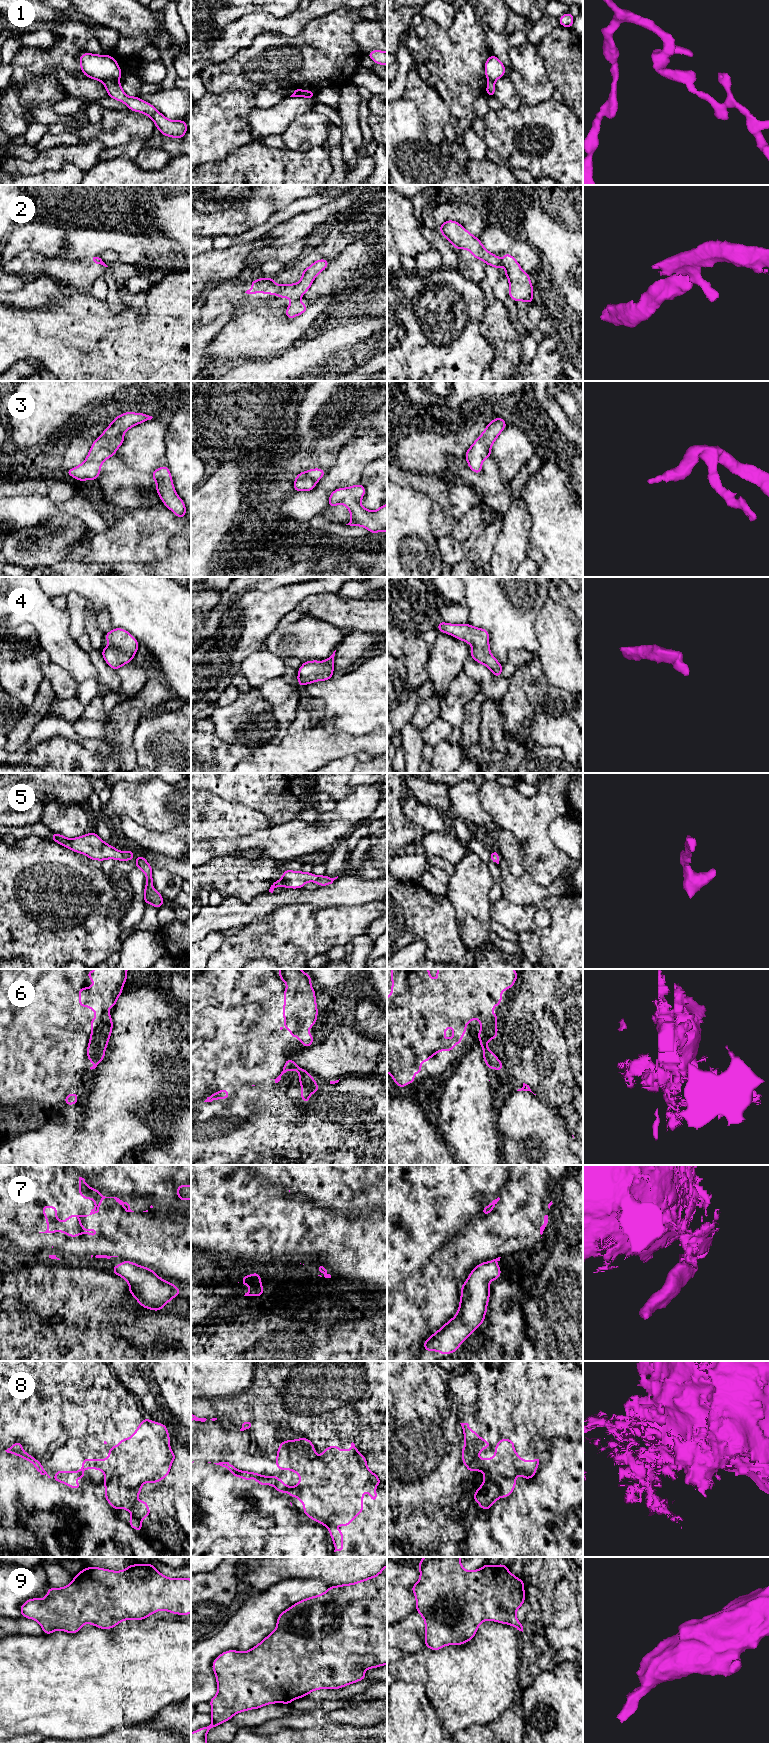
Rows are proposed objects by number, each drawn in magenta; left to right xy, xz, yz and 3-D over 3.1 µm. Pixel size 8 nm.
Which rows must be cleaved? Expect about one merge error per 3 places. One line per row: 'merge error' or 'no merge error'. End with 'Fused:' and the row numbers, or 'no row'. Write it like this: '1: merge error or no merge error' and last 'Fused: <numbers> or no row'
1: merge error
2: merge error
3: no merge error
4: no merge error
5: no merge error
6: merge error
7: merge error
8: merge error
9: no merge error
Fused: 1, 2, 6, 7, 8

